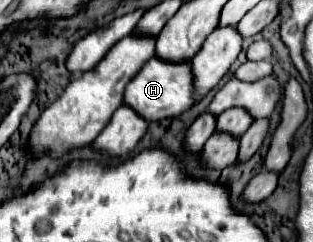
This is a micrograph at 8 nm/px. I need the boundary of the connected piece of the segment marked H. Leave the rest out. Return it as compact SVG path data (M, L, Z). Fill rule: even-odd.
M152 57L146 61L146 65L138 71L138 75L128 83L124 91L124 101L134 107L136 113L142 113L144 119L158 121L164 117L178 117L186 109L194 105L194 73L190 67L190 61L182 63L170 63L164 59Z

